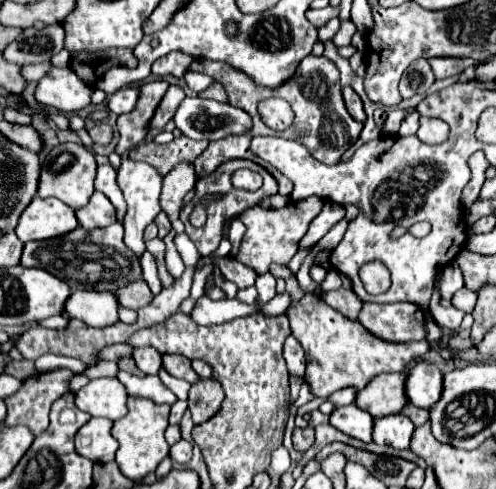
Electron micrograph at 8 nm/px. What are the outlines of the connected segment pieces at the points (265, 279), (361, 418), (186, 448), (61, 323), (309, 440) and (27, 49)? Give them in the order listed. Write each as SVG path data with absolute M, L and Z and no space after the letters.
M267 272L267 274L261 274L257 276L257 282L255 282L255 288L257 288L257 304L267 304L273 296L275 296L275 278Z
M355 404L335 408L329 416L329 424L351 438L357 438L361 442L371 442L373 418L371 418L371 414L357 408Z
M179 440L175 446L171 446L169 456L173 458L173 462L187 464L187 462L191 460L191 444L189 444L189 442L185 442L185 440Z
M59 314L38 322L38 325L43 328L62 330L68 325L68 322L69 318L65 314Z
M311 426L293 430L293 446L297 450L309 450L313 446L313 440L315 440L315 430Z
M51 24L41 30L25 28L19 38L15 38L15 42L7 46L3 56L5 60L15 62L19 66L49 62L51 56L63 50L63 38L65 30L61 28L61 24Z

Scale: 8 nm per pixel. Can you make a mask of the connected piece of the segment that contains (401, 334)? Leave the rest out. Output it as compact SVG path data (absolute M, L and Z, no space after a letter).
M411 302L395 304L363 304L359 312L359 322L375 336L387 342L409 342L423 340L425 314L419 306Z

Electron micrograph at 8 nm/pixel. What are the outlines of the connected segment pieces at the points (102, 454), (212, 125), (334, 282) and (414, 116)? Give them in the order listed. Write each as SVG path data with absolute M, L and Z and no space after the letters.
M91 418L75 436L75 450L93 462L111 462L117 452L117 440L111 436L113 422Z
M199 96L185 98L179 104L173 122L183 136L209 142L231 134L243 134L251 128L251 118L245 110L215 100L203 100Z
M329 270L325 280L321 282L321 288L327 292L327 290L335 290L335 288L341 288L341 274L337 270Z
M411 112L411 114L407 114L403 118L401 128L399 128L399 134L401 136L411 136L411 134L417 132L417 128L419 128L419 112Z

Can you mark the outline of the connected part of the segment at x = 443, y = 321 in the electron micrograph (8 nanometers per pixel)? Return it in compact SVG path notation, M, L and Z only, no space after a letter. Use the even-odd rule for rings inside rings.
M440 269L437 271L437 274L435 274L434 290L436 301L438 302L431 302L431 304L429 304L429 312L431 312L433 320L435 320L439 326L443 326L443 328L449 328L449 330L455 330L455 328L459 328L459 324L461 324L461 320L463 320L463 316L465 316L465 314L463 314L461 310L453 308L453 306L449 306L449 308L443 308L443 306L439 306L441 295L437 290L437 282L439 282L442 272L443 270Z

